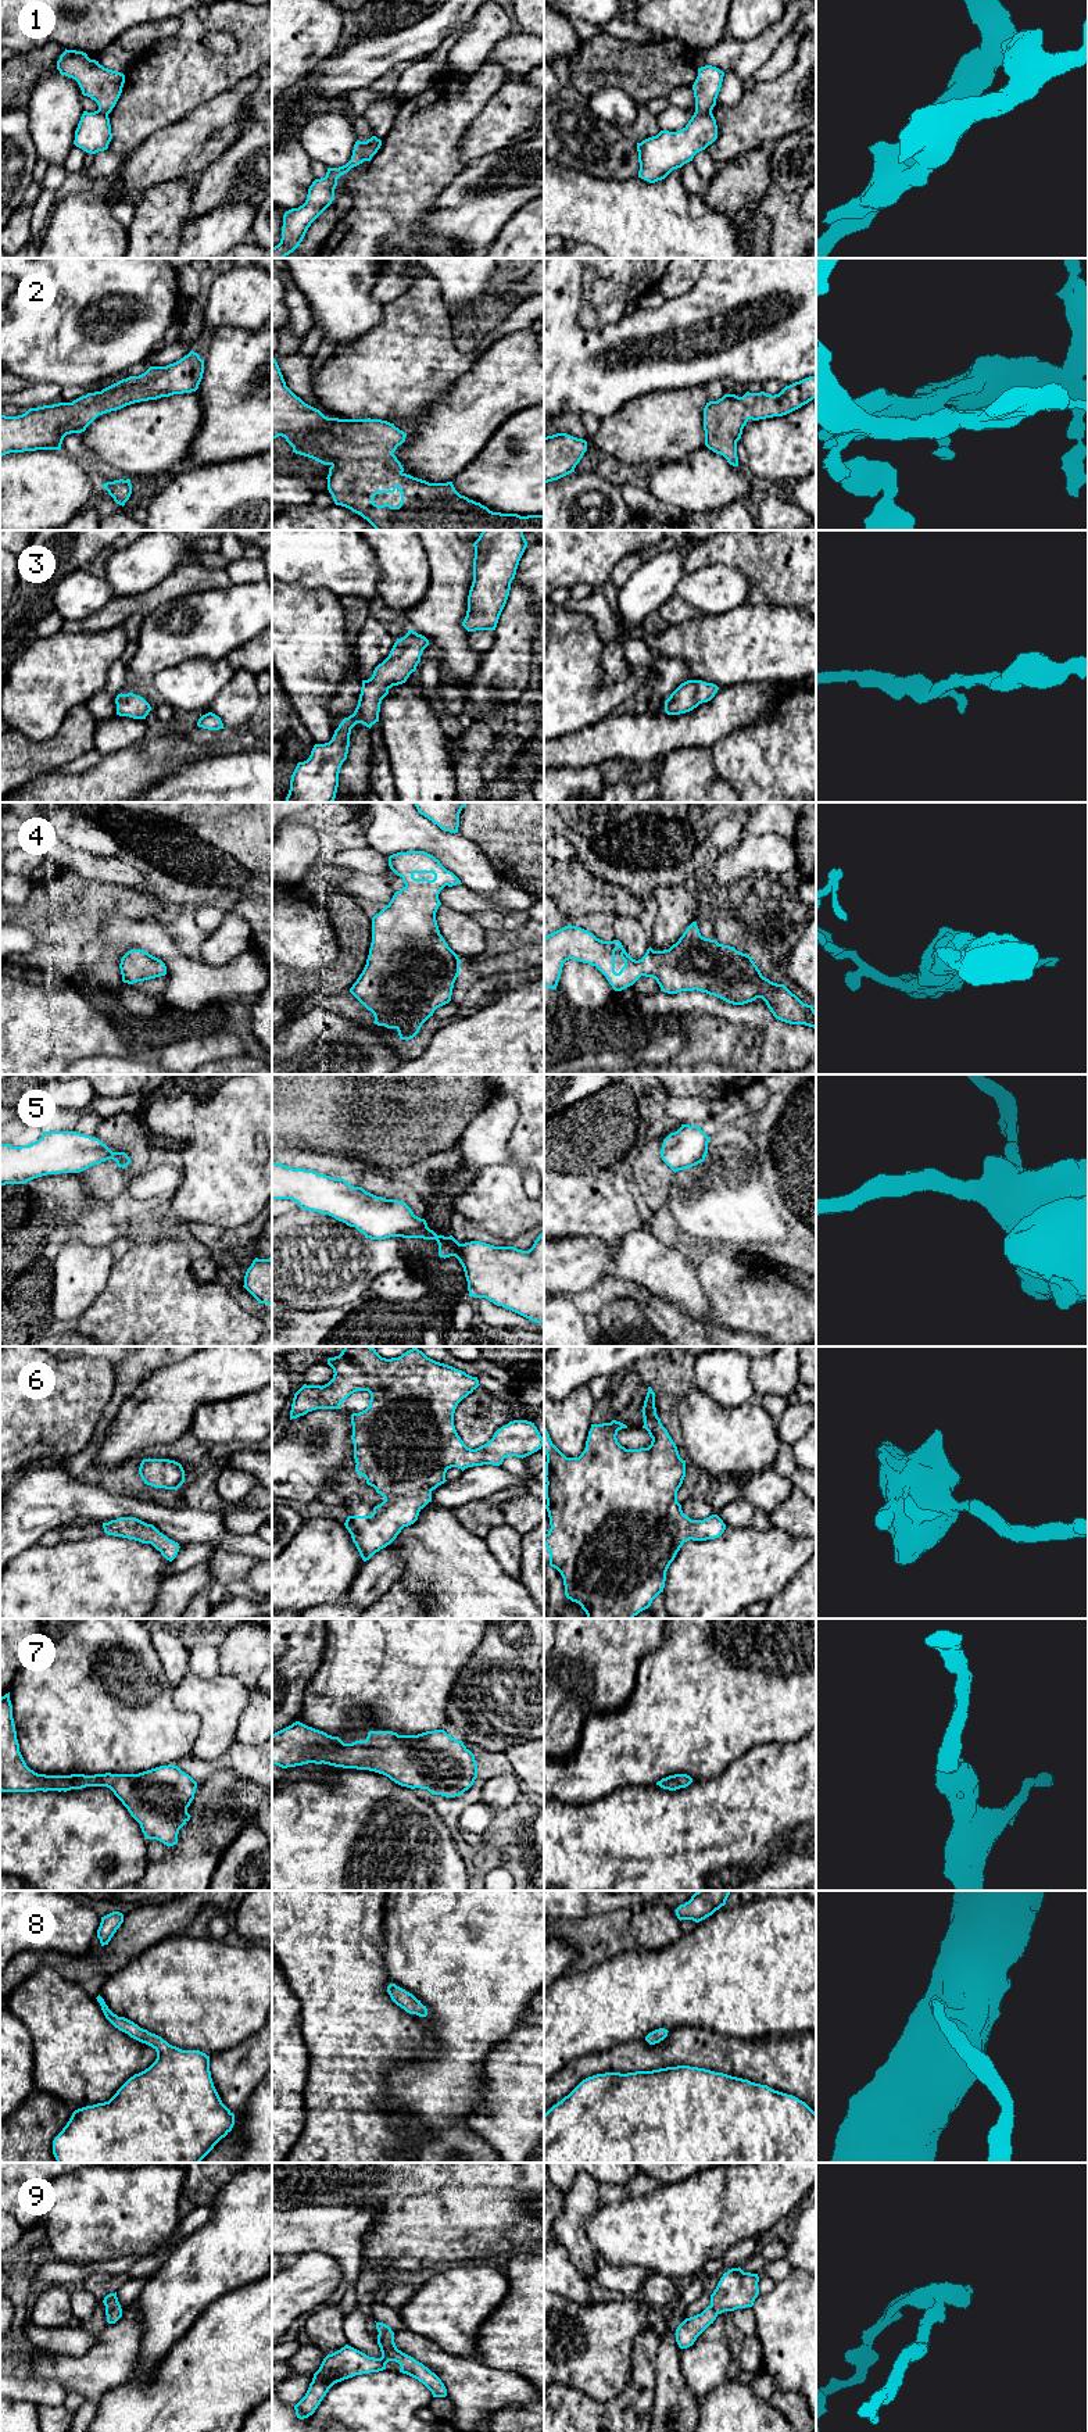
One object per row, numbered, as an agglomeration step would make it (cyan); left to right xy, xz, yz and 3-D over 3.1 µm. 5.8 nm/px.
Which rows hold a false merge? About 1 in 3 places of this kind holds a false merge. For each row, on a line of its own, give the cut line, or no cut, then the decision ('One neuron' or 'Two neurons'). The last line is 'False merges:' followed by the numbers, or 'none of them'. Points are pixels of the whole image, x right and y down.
1: Split along yz (695, 110), (711, 111). Two neurons
2: No split. One neuron
3: No split. One neuron
4: No split. One neuron
5: No split. One neuron
6: No split. One neuron
7: No split. One neuron
8: No split. One neuron
9: No split. One neuron
False merges: 1

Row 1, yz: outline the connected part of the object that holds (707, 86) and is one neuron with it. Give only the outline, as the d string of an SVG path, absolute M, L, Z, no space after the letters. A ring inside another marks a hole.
M705 65L698 68L698 76L692 85L695 111L709 112L716 105L724 72L716 67Z

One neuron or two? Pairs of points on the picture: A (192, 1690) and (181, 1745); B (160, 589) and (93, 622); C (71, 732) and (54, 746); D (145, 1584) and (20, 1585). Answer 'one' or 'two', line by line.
A: two
B: one
C: one
D: one

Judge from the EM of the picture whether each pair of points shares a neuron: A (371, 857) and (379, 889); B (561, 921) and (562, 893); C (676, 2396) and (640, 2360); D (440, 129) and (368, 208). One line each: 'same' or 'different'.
A: different
B: different
C: different
D: same

